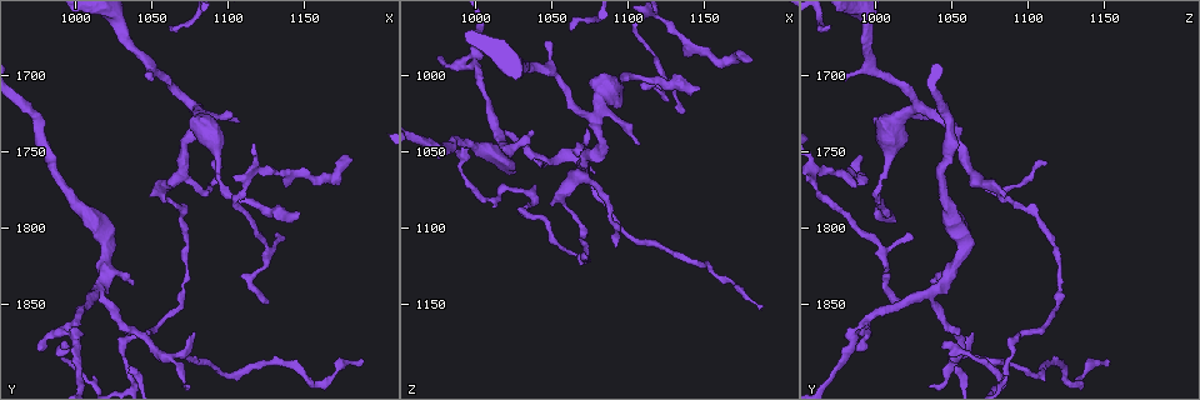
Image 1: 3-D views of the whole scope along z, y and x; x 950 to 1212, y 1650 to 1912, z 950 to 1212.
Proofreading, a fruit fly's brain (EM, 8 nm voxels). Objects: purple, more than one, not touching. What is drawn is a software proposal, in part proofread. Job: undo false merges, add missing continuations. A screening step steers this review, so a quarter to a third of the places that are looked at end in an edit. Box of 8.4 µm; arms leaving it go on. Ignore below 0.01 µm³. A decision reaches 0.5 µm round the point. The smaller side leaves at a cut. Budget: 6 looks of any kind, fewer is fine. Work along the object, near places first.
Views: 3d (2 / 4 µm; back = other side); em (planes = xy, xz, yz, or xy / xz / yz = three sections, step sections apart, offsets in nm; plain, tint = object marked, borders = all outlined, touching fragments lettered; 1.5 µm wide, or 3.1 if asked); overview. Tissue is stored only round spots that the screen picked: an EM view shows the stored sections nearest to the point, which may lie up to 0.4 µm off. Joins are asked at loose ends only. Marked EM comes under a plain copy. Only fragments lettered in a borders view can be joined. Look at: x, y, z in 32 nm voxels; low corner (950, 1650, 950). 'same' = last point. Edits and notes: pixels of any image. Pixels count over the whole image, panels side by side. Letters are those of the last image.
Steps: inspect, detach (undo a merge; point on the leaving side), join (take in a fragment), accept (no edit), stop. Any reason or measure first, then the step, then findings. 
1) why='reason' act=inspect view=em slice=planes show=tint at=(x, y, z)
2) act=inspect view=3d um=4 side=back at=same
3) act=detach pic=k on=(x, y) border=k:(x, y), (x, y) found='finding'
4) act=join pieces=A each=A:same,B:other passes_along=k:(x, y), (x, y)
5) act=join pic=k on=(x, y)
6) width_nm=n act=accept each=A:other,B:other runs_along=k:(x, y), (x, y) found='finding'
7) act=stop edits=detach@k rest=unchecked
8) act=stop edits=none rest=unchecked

why='thin end' act=inspect view=3d um=2 at=(994, 1874, 1046)

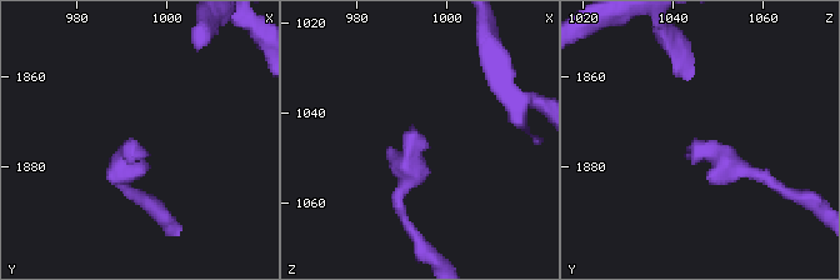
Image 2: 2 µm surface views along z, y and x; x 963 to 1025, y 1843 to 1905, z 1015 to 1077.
why='need the tissue' act=inspect view=em slice=planes show=borders at=(992, 1875, 1043)

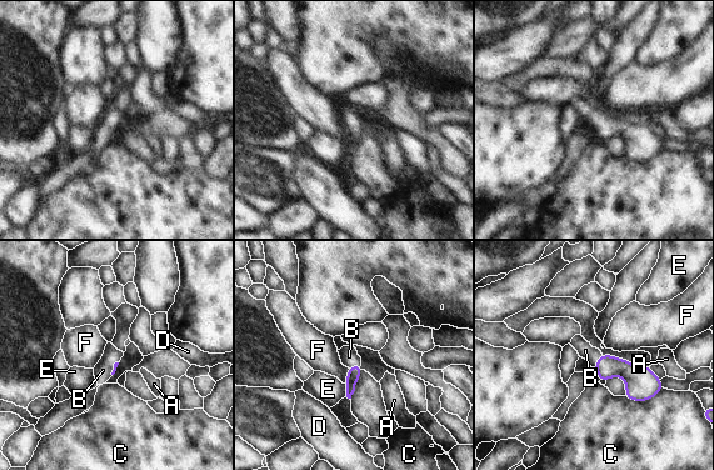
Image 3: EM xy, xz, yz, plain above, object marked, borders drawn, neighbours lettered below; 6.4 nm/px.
longest_contact=C:260nm act=join pieces=B each=A:other,B:same,C:other,D:other,E:other,F:other found='the cell continues'

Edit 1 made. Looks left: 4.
why='see it whole again' act=inspect view=overview

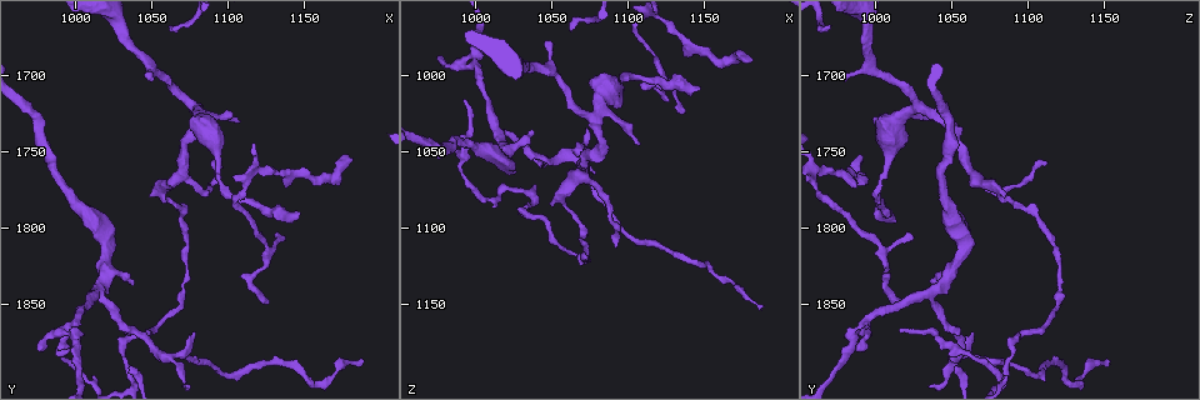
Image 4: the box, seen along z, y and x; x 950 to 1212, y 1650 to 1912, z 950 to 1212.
why='a fork' act=inspect view=em slice=xz step=8 show=tint at=(1056, 1884, 1054)

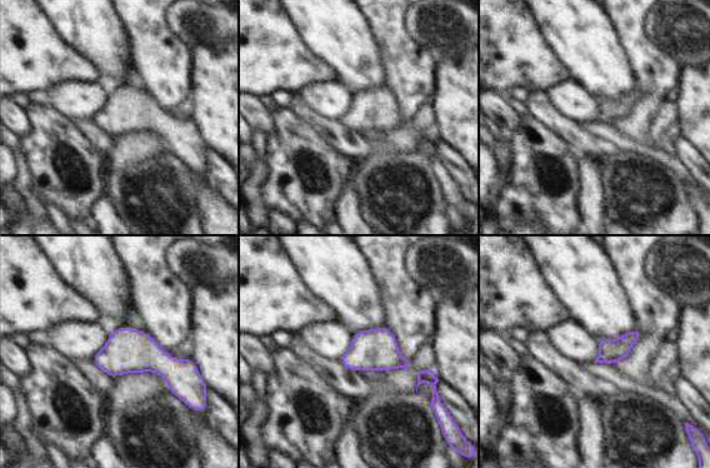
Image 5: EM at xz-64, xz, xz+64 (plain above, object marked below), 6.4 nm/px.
why='another direction' act=inspect view=em slice=planes show=borders at=same

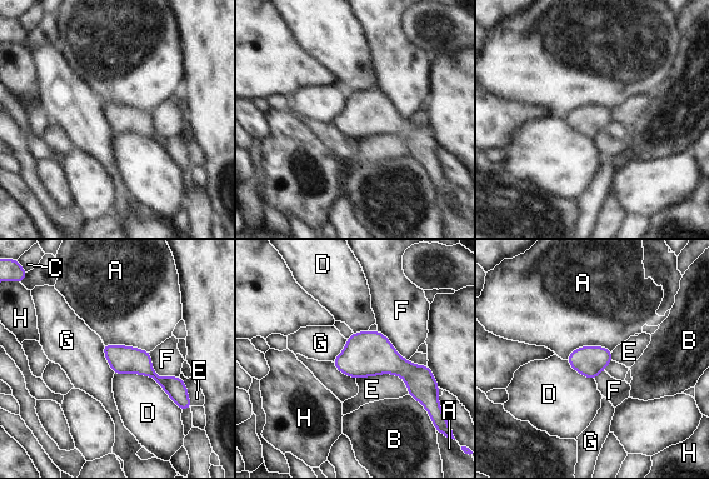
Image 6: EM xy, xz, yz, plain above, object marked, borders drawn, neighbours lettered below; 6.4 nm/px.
width_nm=180 act=accept each=A:other,B:other,C:other,D:other,E:other,F:other,G:other,H:other border=6:(103, 343), (104, 358), (114, 373) found='all the same cell'

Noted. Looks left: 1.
act=stop edits=join@3 rest=unchecked

